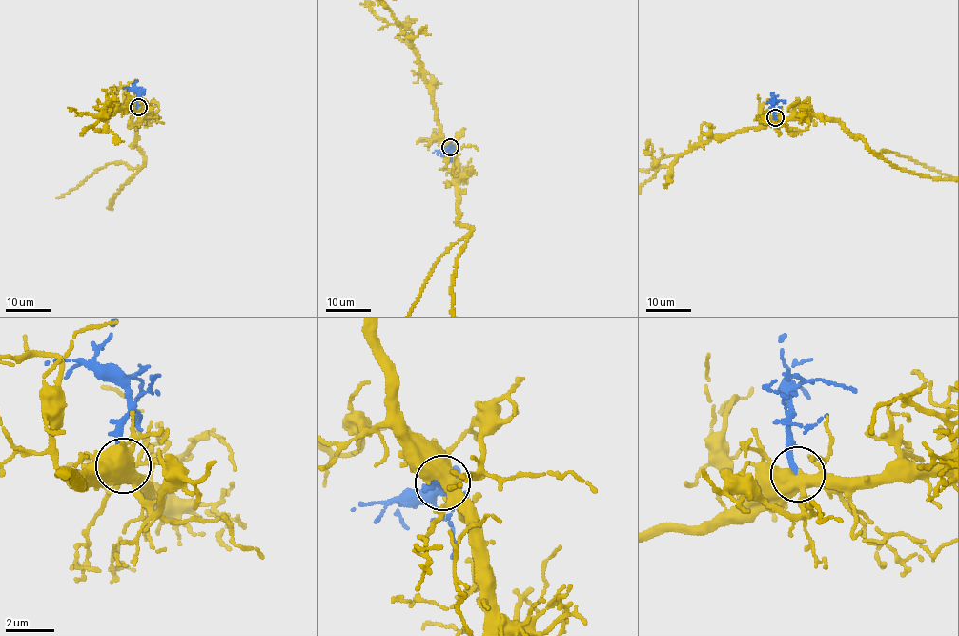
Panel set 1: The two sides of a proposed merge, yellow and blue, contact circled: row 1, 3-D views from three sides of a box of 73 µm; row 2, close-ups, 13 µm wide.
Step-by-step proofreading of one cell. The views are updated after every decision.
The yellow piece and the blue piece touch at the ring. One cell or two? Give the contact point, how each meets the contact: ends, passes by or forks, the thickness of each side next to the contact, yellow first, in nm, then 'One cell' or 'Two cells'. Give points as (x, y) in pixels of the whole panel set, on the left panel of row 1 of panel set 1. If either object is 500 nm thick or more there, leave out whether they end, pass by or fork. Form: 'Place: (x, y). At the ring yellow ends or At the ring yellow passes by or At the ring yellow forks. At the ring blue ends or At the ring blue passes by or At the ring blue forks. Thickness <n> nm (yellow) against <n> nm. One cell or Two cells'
Place: (138, 107). At the ring yellow forks. At the ring blue ends. Thickness 480 nm (yellow) against 220 nm. One cell

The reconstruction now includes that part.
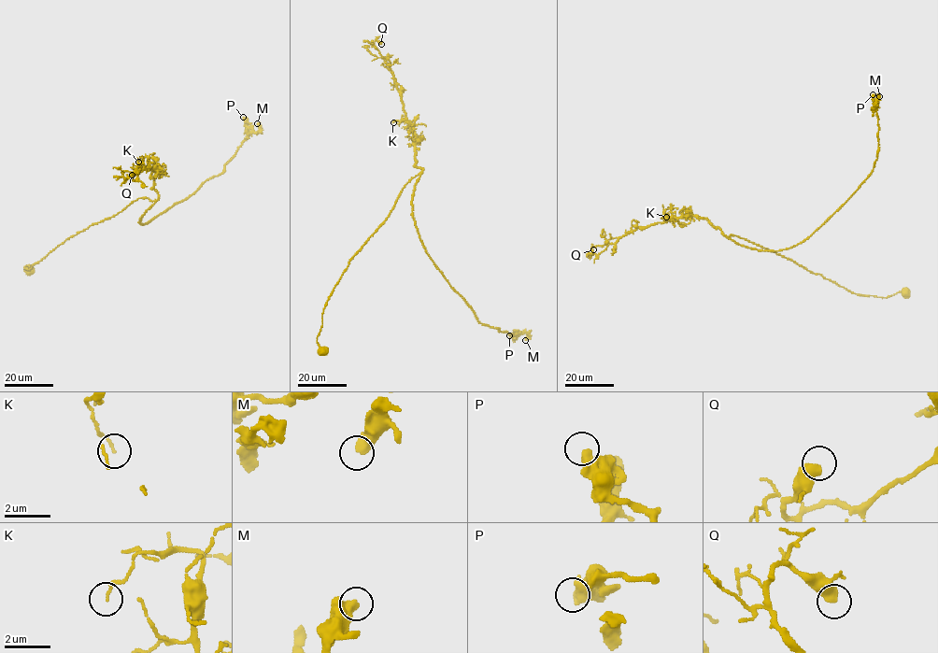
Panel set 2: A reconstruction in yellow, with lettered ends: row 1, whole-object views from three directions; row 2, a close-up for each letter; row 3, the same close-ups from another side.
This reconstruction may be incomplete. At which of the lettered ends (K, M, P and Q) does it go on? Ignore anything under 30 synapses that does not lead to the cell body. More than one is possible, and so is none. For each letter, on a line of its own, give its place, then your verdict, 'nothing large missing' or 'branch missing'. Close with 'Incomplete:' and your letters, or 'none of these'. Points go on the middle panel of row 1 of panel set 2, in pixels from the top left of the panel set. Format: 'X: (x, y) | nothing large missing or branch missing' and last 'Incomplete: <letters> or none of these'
K: (393, 122) | nothing large missing
M: (525, 340) | nothing large missing
P: (509, 335) | nothing large missing
Q: (381, 44) | nothing large missing
Incomplete: none of these

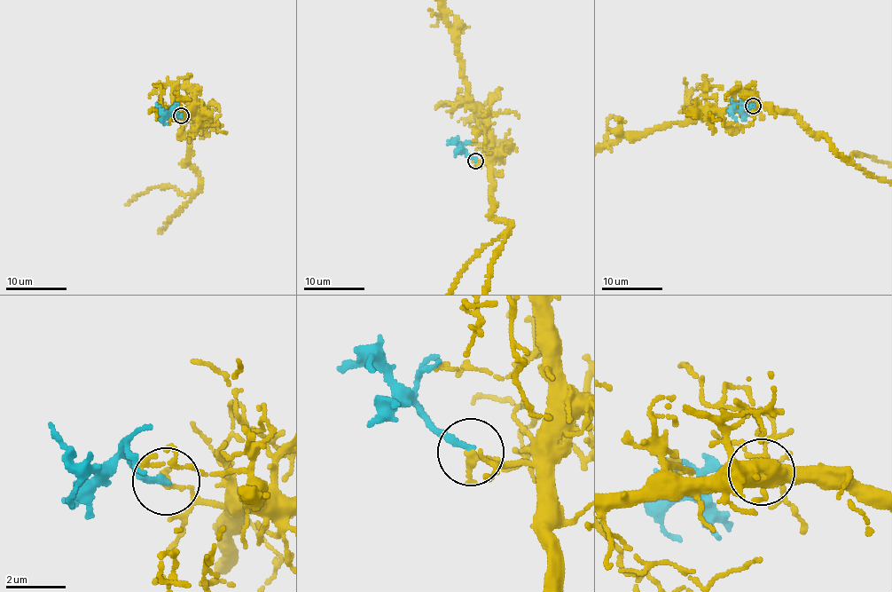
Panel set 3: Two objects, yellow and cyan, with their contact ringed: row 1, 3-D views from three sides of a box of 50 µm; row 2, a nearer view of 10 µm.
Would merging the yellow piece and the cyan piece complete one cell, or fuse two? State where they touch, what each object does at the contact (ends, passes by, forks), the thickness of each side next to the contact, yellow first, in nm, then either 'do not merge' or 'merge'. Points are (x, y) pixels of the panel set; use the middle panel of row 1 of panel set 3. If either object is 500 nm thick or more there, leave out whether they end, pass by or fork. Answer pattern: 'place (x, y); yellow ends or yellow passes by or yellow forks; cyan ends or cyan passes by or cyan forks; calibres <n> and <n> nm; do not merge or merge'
place (475, 161); yellow ends; cyan ends; calibres 220 and 240 nm; do not merge

